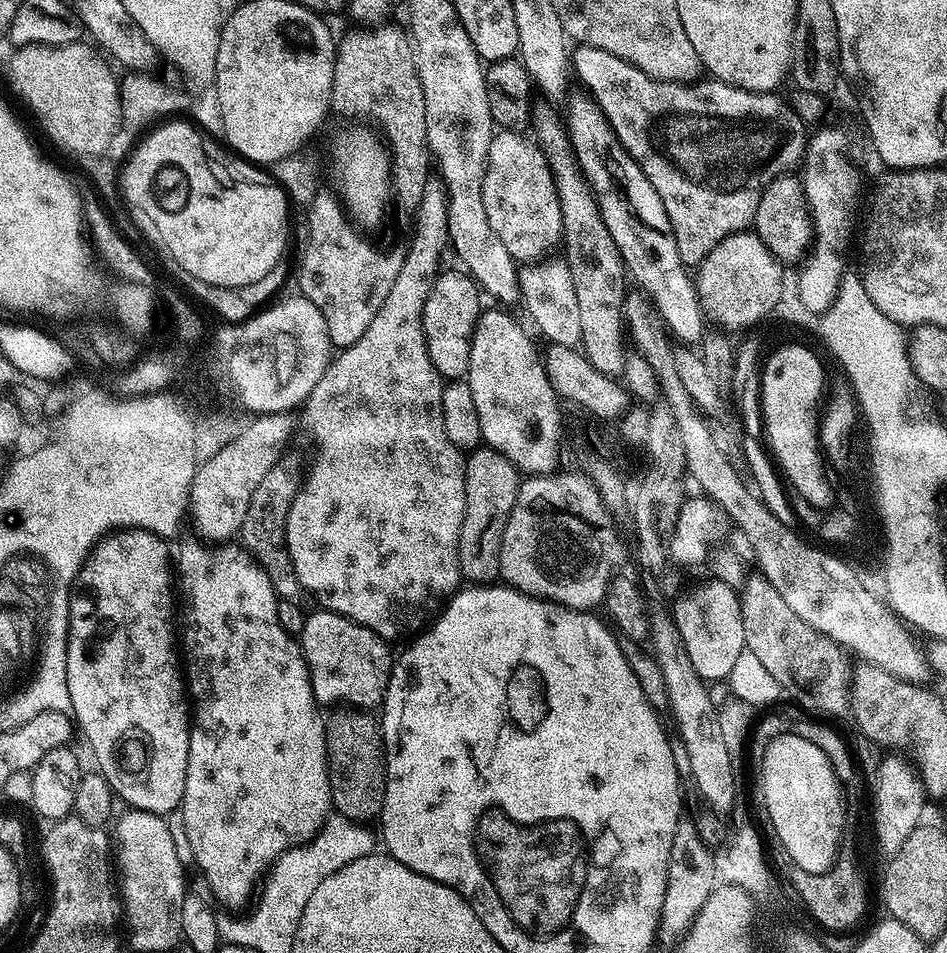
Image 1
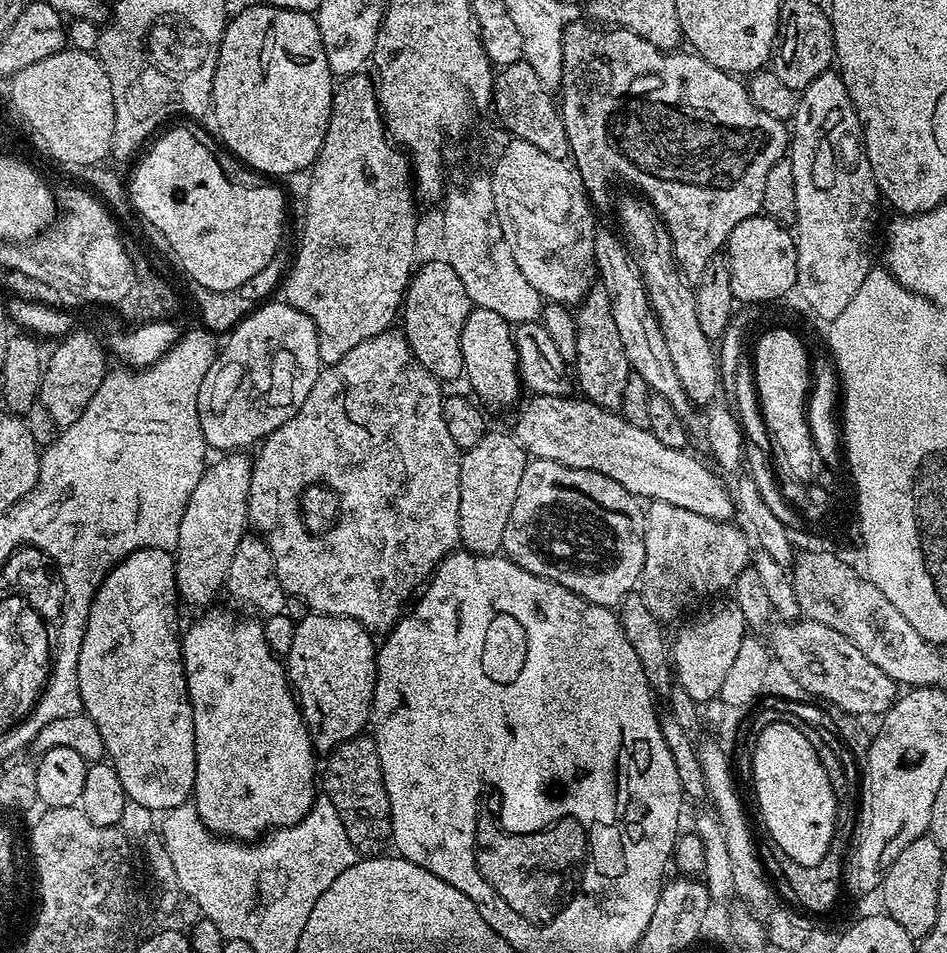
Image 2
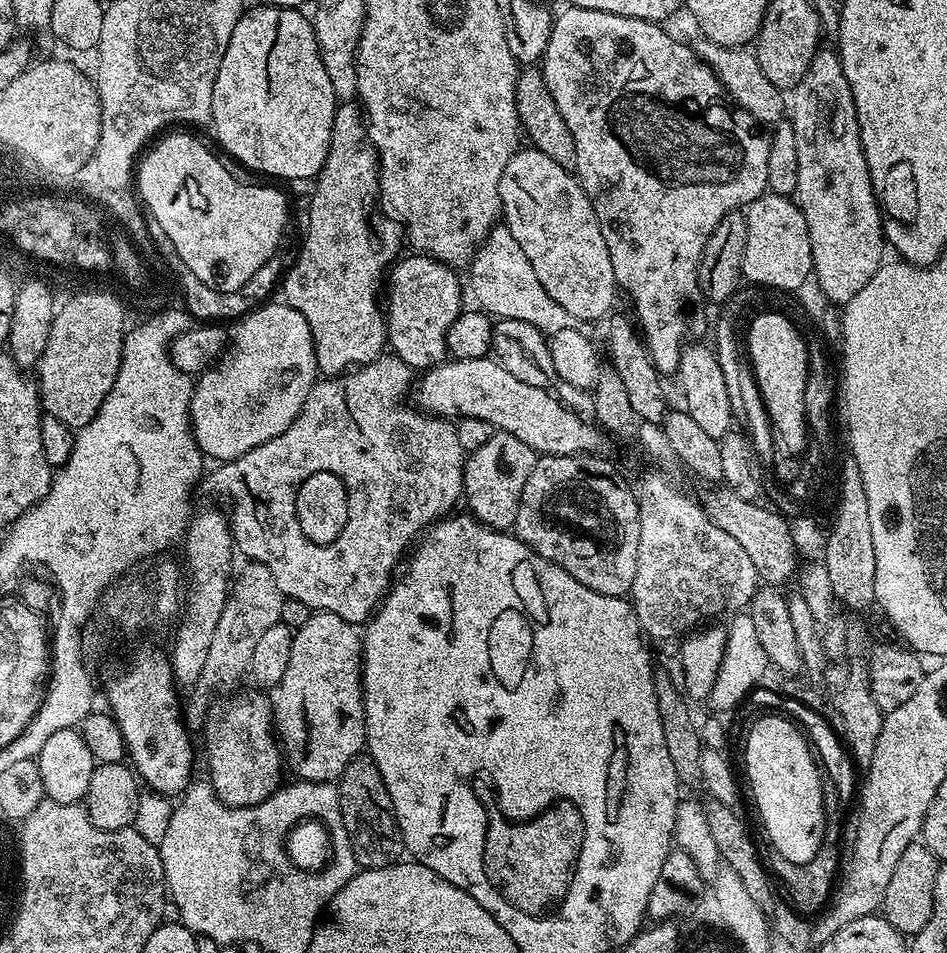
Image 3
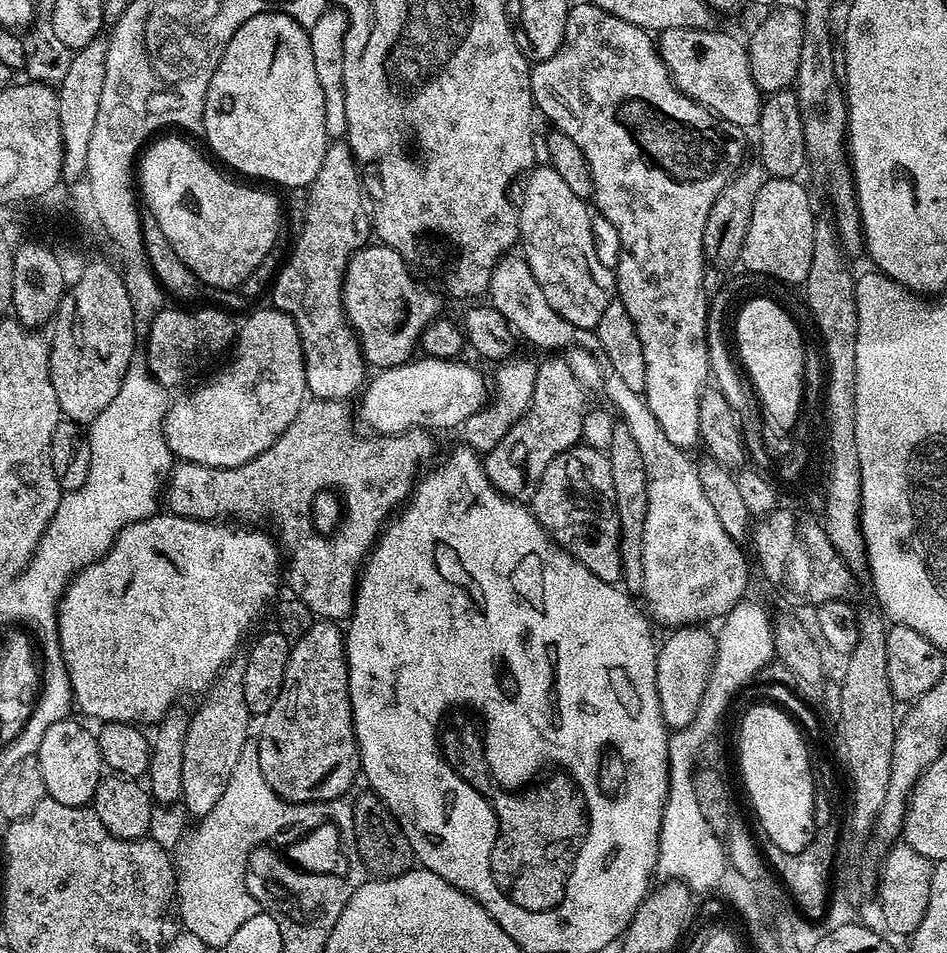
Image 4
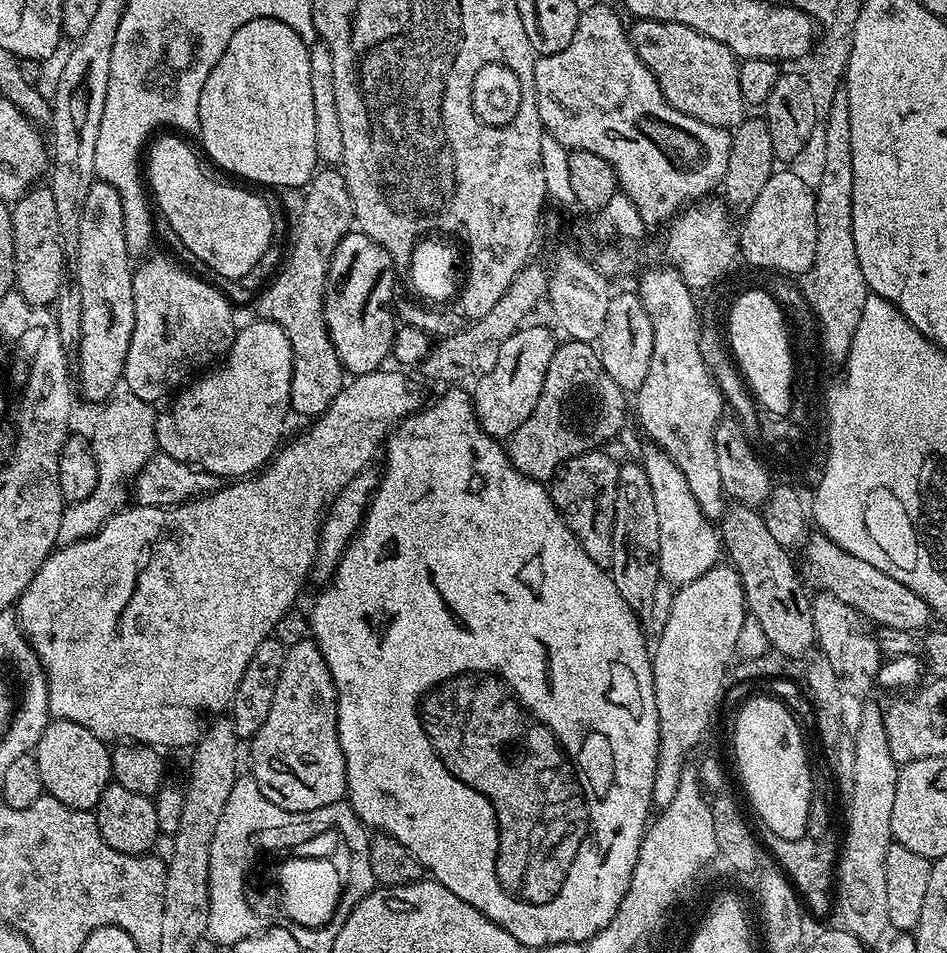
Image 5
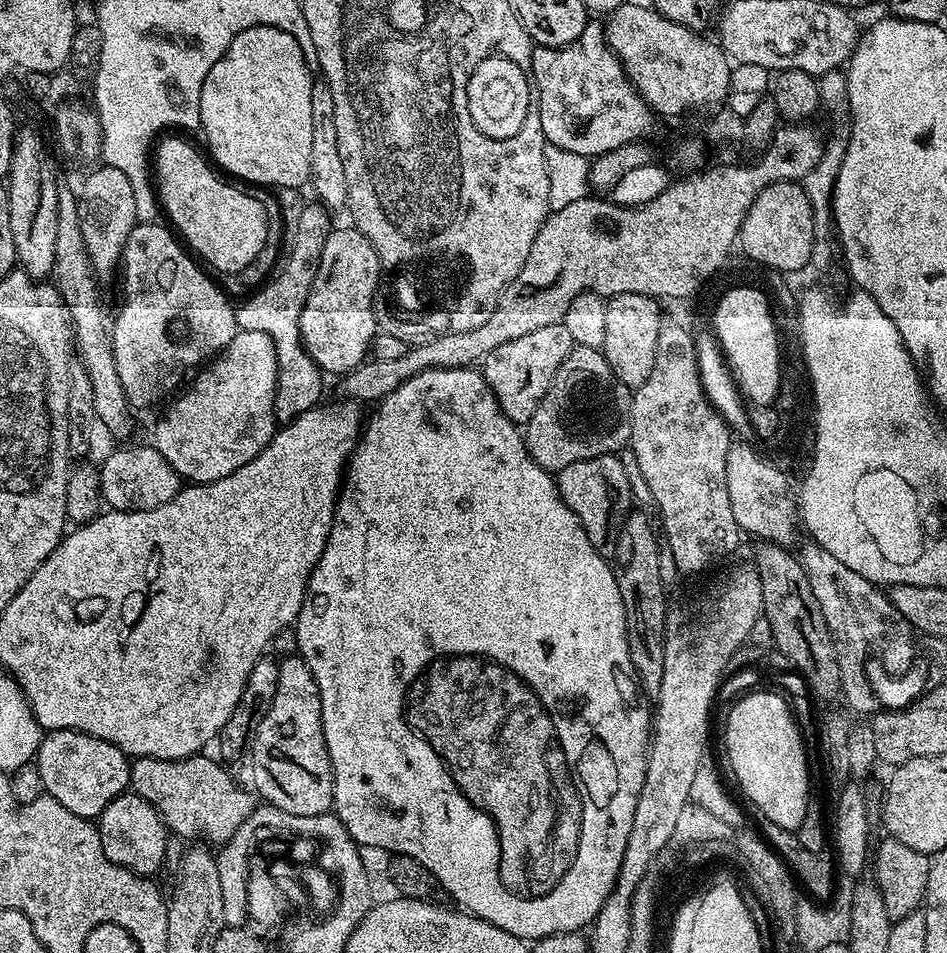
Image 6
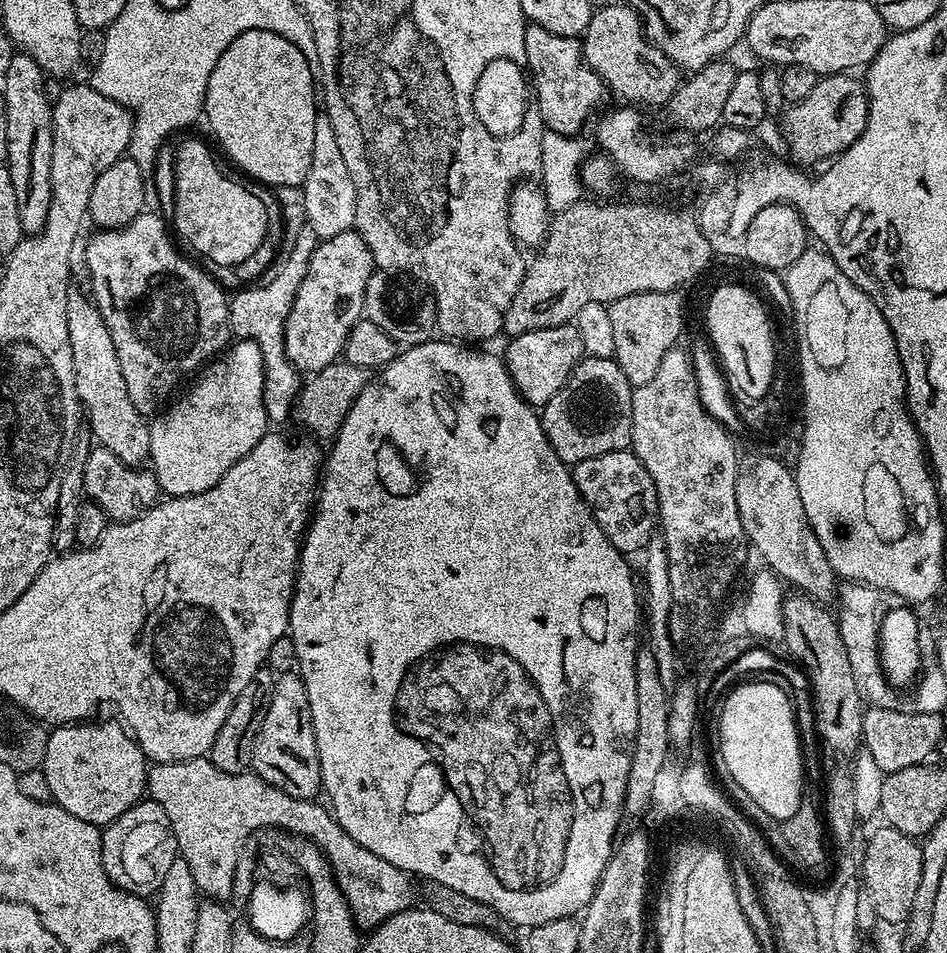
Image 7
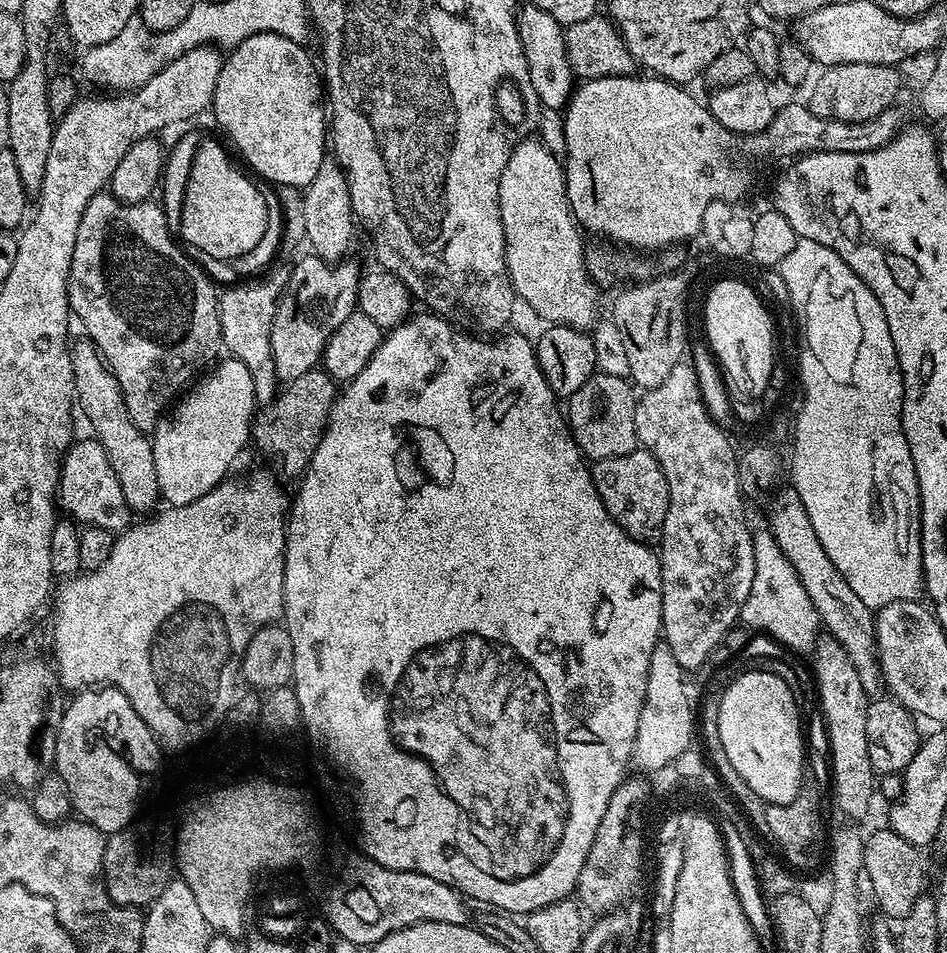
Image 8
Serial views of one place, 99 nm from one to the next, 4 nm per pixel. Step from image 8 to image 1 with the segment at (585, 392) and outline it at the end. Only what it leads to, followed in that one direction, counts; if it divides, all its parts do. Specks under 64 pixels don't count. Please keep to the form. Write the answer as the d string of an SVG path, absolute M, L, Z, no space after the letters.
M481 446L467 453L464 461L466 482L466 510L462 530L458 534L458 562L460 575L468 582L492 582L500 575L498 550L502 546L502 530L518 498L522 473L506 454Z

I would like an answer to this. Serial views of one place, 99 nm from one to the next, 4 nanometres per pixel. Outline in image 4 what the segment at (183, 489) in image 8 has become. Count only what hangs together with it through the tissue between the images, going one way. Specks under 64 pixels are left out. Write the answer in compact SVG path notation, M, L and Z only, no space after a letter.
M265 306L257 312L249 311L248 316L239 325L234 341L234 351L231 353L232 361L217 374L213 380L208 380L205 384L200 384L193 390L189 396L184 396L181 400L173 399L168 406L168 412L164 416L164 437L170 446L173 457L177 461L187 462L190 464L205 464L206 466L214 466L215 468L237 468L246 462L250 462L250 458L254 458L258 454L262 454L262 450L266 450L272 445L280 435L286 430L286 426L290 426L290 422L294 422L294 418L298 414L298 410L304 405L308 387L306 386L306 370L304 369L304 355L302 354L302 346L300 345L300 335L294 326L292 319L284 312L278 309Z

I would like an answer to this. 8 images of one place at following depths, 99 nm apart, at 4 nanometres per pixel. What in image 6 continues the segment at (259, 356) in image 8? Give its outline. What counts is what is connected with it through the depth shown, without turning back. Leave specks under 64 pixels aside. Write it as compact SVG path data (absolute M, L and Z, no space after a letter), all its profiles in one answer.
M311 203L296 216L296 225L292 228L292 245L289 248L287 245L286 255L278 271L259 285L251 295L235 305L236 326L239 331L258 330L274 342L274 354L278 358L278 382L274 394L274 406L277 421L280 422L298 418L306 410L317 407L321 403L320 395L324 392L325 377L300 340L300 319L302 306L306 306L306 298L314 282L314 274L318 274L322 246L326 246L326 238L332 233L334 221L328 217L331 216L329 209L319 203Z

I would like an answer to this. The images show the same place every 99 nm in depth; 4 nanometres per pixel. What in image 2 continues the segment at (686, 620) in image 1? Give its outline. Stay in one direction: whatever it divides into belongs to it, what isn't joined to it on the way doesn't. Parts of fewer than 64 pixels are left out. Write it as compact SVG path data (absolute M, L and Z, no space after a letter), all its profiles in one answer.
M735 606L708 612L701 620L686 625L677 634L676 645L673 643L670 648L674 678L682 684L683 689L697 705L703 706L708 700L719 697L722 682L725 681L726 674L729 673L745 637L746 625L740 609Z

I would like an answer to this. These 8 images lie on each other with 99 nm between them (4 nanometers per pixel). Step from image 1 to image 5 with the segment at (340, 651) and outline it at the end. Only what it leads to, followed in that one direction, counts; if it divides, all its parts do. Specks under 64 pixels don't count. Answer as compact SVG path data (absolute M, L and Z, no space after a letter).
M306 638L285 651L270 714L266 714L262 730L251 737L250 744L250 775L274 806L293 813L310 812L345 799L348 779L338 738L336 687L315 640Z

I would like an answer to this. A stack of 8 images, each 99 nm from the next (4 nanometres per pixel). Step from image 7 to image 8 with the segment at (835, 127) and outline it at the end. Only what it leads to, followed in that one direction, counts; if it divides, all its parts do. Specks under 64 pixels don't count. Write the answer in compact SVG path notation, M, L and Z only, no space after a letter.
M850 62L849 64L833 64L825 67L824 72L811 85L812 97L806 100L808 109L823 120L837 120L838 122L866 122L870 118L878 118L887 108L893 107L897 102L896 95L900 92L899 67L891 64L871 64L870 62Z

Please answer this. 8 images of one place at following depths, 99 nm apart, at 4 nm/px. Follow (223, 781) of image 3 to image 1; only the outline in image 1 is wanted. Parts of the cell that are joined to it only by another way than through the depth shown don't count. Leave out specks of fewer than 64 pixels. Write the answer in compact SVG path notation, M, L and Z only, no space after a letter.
M195 543L188 544L181 550L180 560L178 556L178 588L179 591L180 588L184 591L184 604L188 607L184 612L182 660L186 665L186 688L194 697L194 711L190 716L190 750L186 766L186 790L182 815L195 865L199 865L204 871L208 884L217 898L228 904L242 904L247 900L248 895L250 898L257 891L258 881L262 874L267 873L272 867L272 863L288 848L296 848L300 844L305 844L307 840L313 840L333 811L328 777L328 751L324 733L326 720L325 717L320 717L322 708L314 698L310 674L304 656L300 652L300 645L294 639L293 633L282 630L278 622L276 609L278 597L268 575L260 569L243 547L220 546L217 547L220 549L210 552L206 549L209 547L203 543Z

